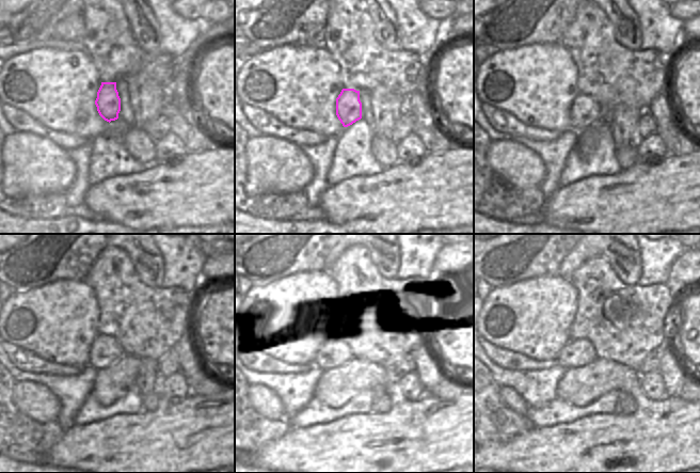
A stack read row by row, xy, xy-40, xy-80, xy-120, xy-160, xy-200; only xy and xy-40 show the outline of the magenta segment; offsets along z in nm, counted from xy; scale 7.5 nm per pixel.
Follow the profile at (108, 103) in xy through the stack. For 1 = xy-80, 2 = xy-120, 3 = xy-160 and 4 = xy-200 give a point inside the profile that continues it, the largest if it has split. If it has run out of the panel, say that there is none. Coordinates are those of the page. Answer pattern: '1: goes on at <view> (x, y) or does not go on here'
1: goes on at xy-80 (585, 112)
2: goes on at xy-120 (105, 350)
3: goes on at xy-160 (341, 350)
4: goes on at xy-200 (575, 353)

